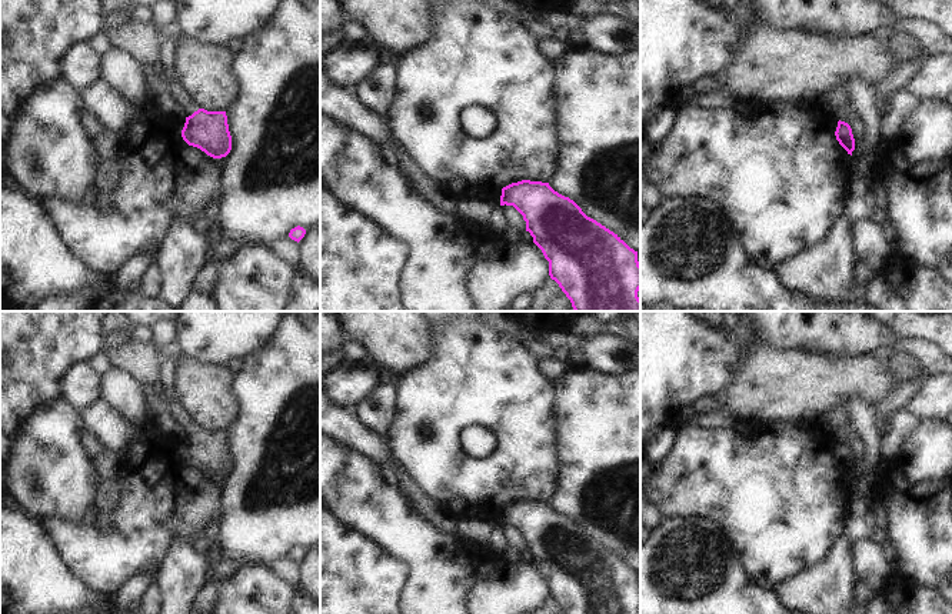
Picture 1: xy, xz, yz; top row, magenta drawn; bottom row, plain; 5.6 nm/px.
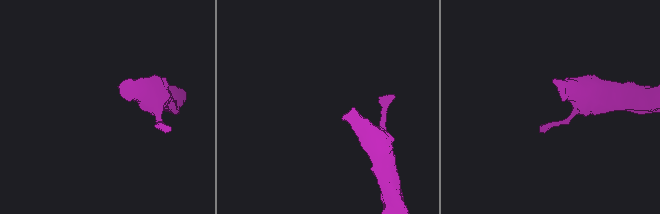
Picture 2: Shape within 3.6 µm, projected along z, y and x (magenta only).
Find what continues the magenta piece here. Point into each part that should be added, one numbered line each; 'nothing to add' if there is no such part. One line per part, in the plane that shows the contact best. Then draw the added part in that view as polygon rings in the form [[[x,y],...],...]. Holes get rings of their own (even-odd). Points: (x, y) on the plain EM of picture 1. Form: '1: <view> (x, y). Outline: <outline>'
nothing to add

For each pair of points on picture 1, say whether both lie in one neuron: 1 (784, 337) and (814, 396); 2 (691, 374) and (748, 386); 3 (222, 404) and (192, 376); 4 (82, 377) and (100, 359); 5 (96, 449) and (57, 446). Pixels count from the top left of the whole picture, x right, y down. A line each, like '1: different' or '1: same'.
1: different
2: different
3: same
4: different
5: different

